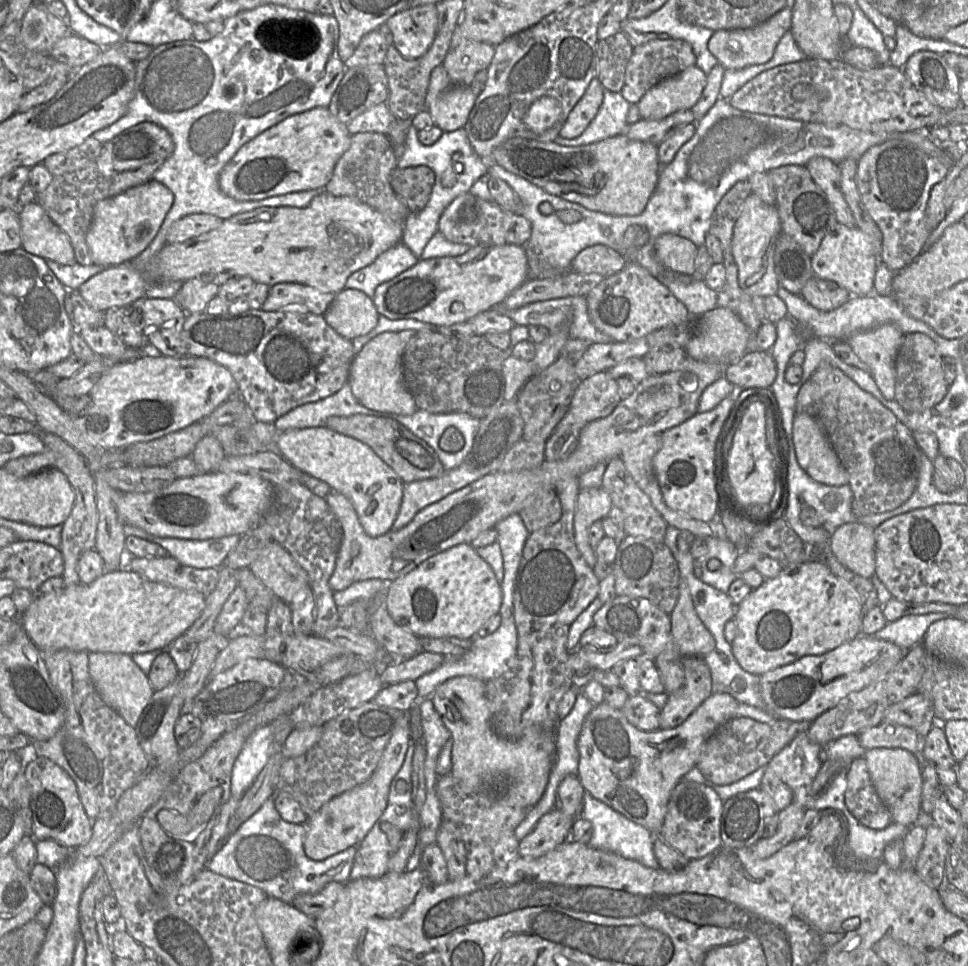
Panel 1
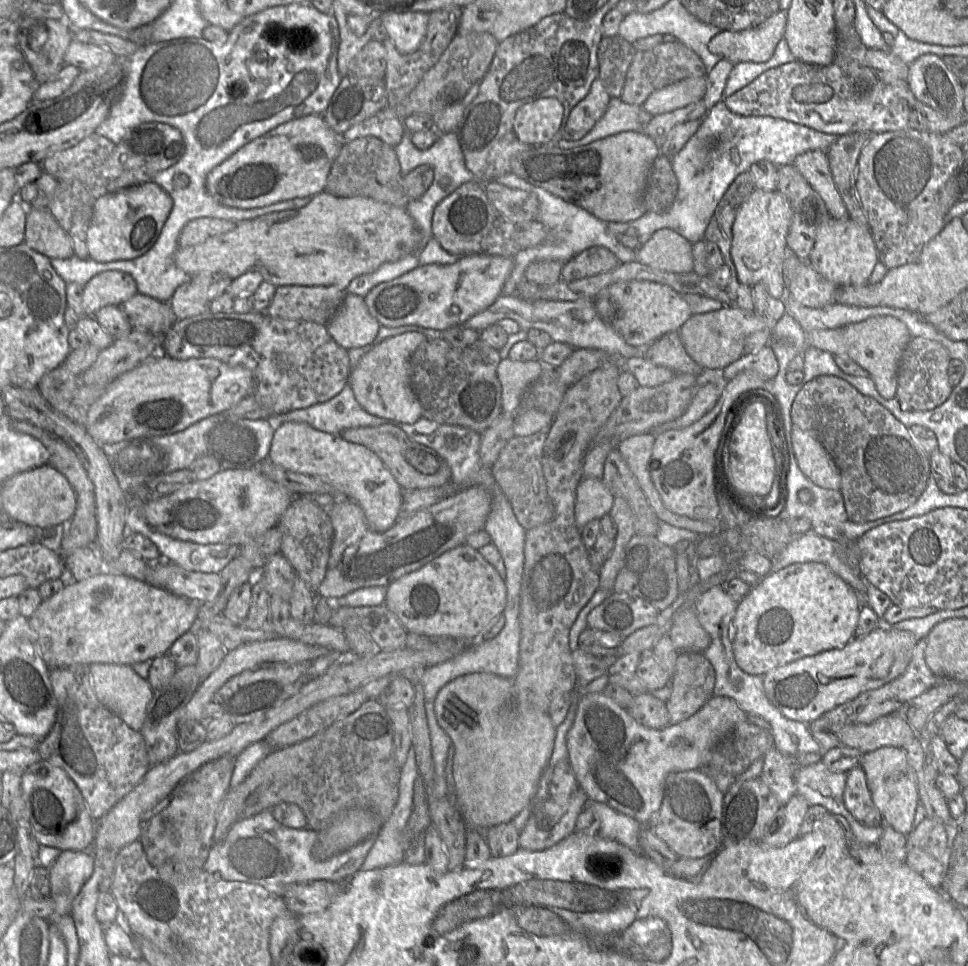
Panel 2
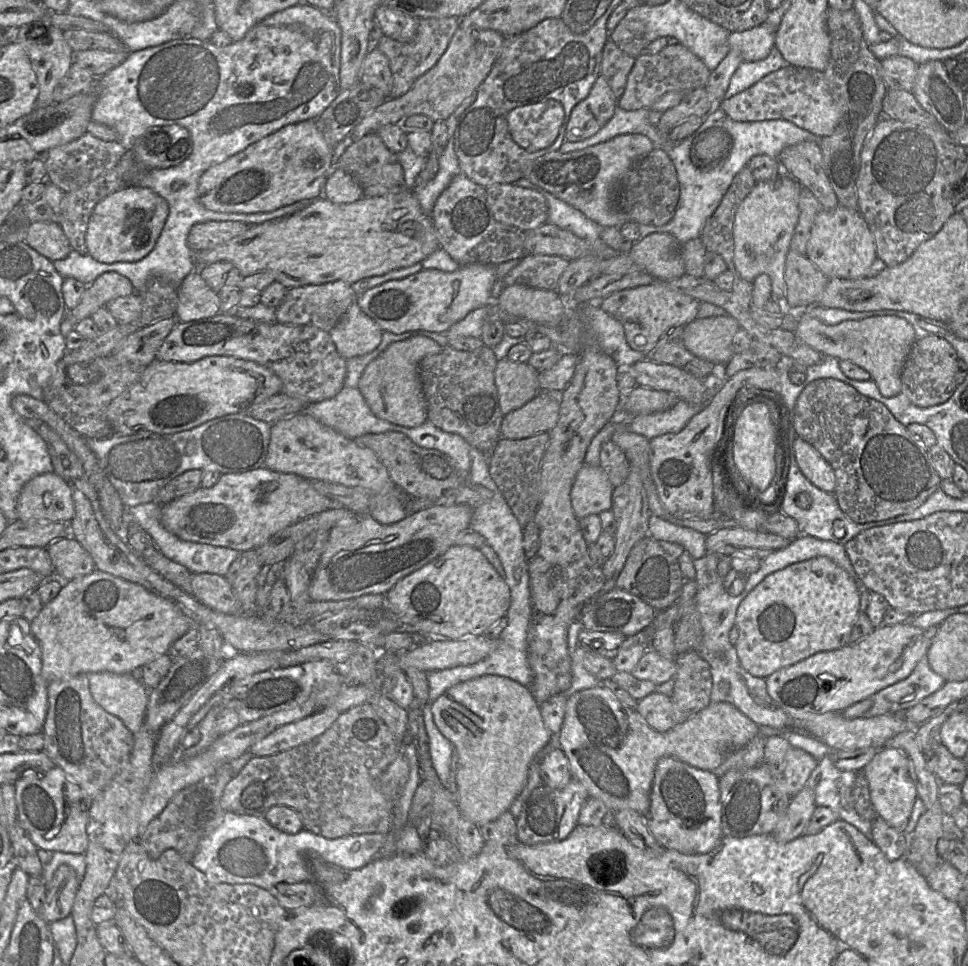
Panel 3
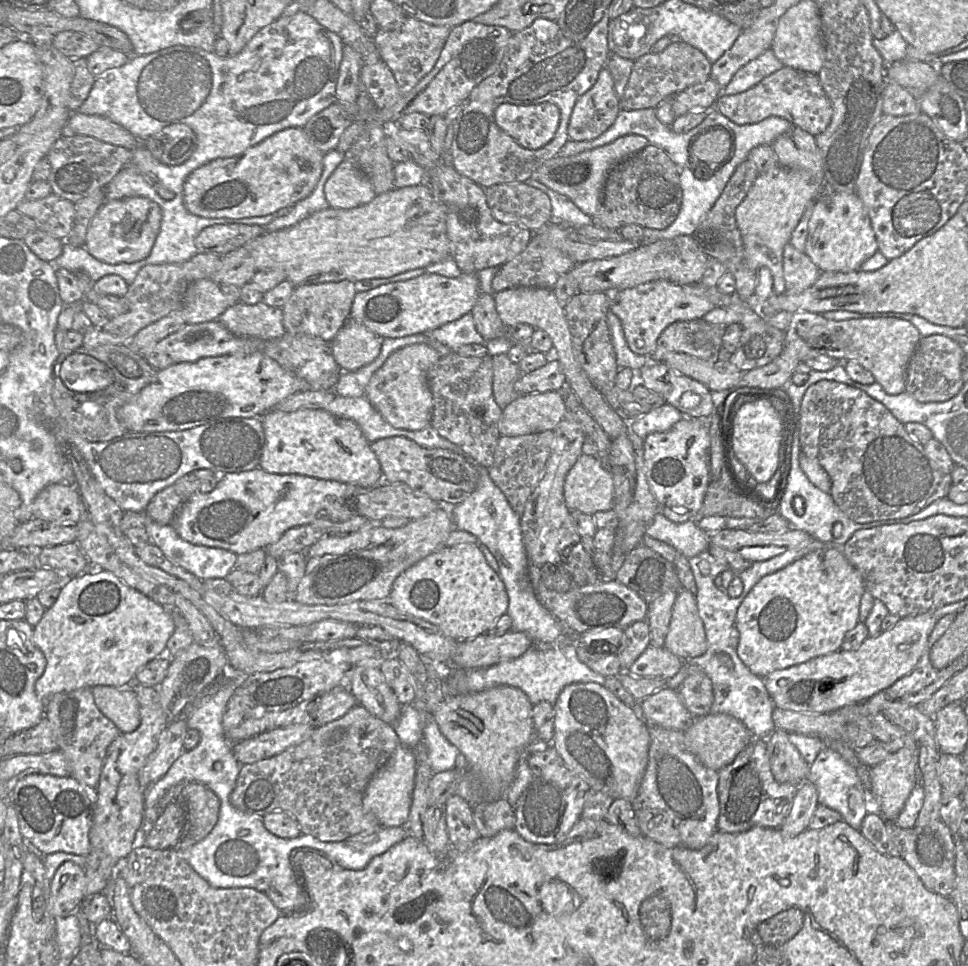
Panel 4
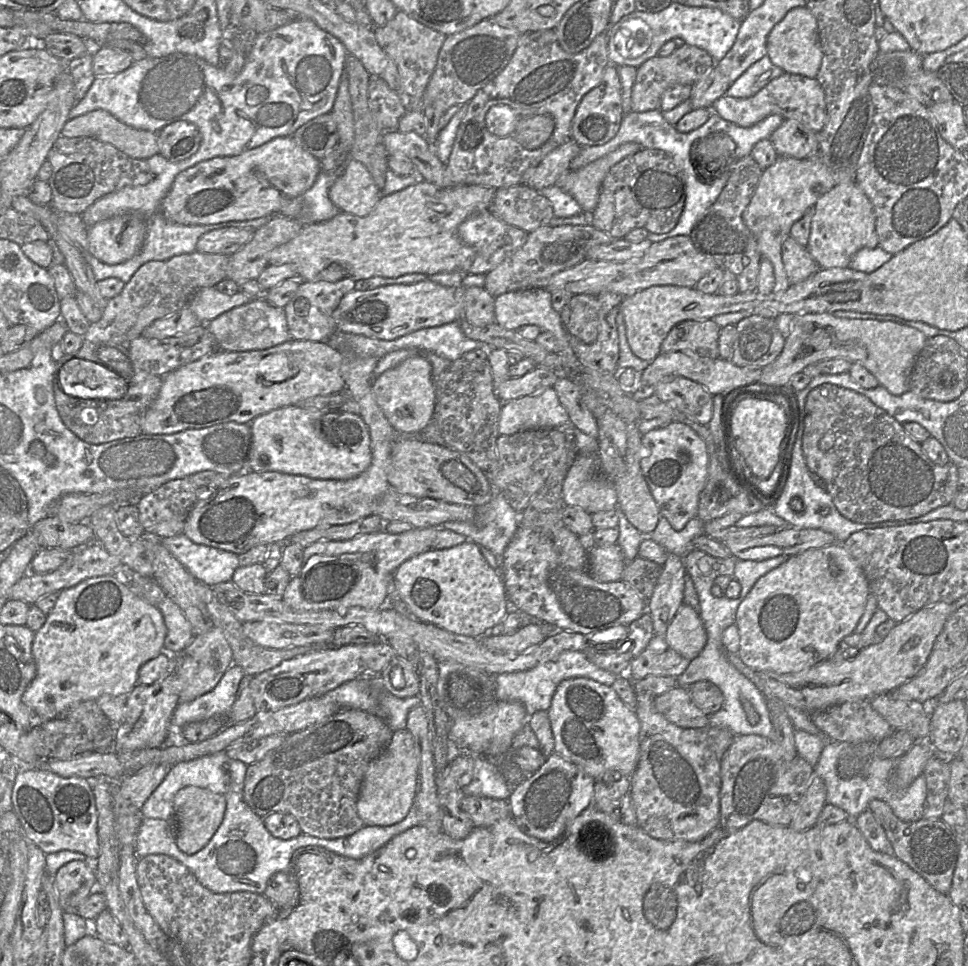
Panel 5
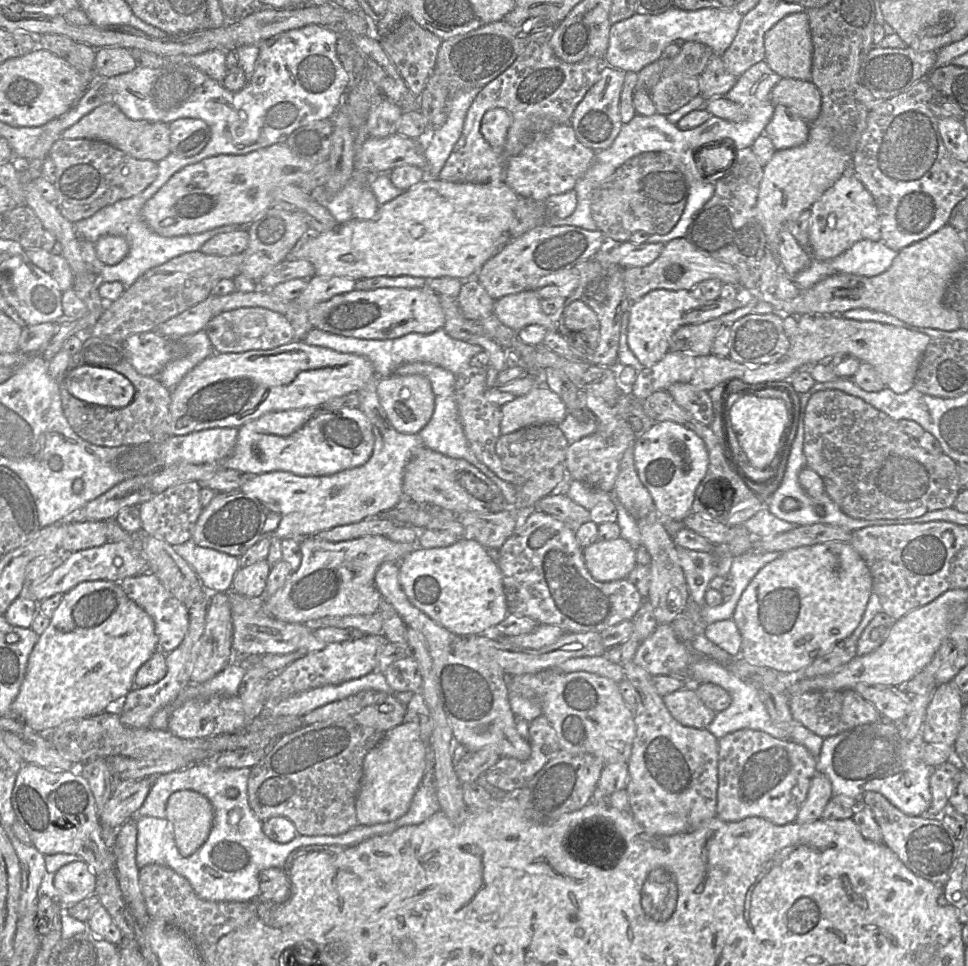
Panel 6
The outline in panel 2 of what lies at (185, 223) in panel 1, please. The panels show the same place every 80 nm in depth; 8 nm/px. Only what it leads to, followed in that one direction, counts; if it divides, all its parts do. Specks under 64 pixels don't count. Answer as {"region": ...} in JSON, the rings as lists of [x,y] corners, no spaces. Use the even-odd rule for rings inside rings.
{"region":[[[199,217],[186,223],[178,237],[178,246],[192,246],[205,242],[207,239],[227,233],[236,227],[238,222],[230,220]]]}

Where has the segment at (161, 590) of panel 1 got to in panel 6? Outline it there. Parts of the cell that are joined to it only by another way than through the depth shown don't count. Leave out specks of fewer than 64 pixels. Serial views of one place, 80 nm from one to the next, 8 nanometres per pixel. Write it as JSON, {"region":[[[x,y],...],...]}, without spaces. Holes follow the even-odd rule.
{"region":[[[105,580],[82,582],[63,594],[62,601],[53,613],[49,626],[39,636],[38,642],[35,644],[29,657],[26,674],[20,686],[19,693],[11,705],[11,714],[24,722],[36,733],[47,733],[69,720],[98,715],[104,712],[111,703],[118,699],[123,699],[124,702],[125,696],[134,688],[134,677],[138,669],[148,661],[157,650],[158,638],[155,634],[153,619],[127,597],[119,583]]]}

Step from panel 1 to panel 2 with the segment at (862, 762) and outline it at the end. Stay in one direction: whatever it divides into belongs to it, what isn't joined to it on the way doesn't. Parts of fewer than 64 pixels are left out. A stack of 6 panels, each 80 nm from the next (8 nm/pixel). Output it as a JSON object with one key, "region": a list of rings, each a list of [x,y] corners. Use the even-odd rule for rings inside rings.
{"region":[[[861,765],[848,772],[844,790],[844,804],[861,825],[866,827],[883,826],[883,817],[873,803],[866,775]]]}

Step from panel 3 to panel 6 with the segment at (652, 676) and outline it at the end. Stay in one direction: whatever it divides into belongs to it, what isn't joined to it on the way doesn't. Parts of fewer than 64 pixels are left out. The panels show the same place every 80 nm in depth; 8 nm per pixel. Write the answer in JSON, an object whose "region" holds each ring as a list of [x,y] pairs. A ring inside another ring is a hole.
{"region":[[[659,624],[638,646],[633,662],[651,676],[681,675],[692,661],[690,646],[680,641],[671,624]]]}

